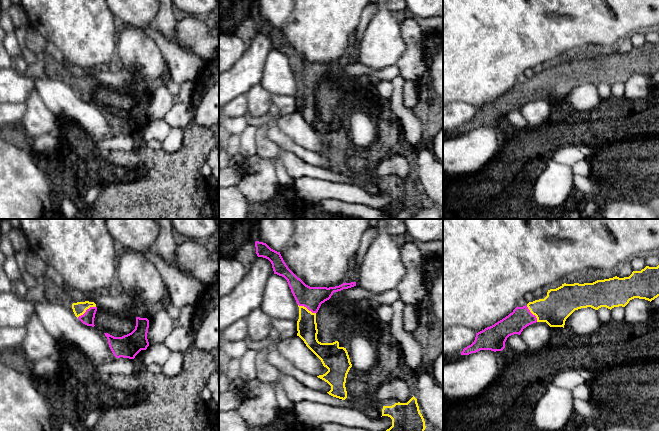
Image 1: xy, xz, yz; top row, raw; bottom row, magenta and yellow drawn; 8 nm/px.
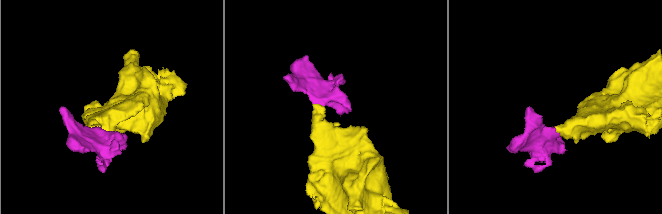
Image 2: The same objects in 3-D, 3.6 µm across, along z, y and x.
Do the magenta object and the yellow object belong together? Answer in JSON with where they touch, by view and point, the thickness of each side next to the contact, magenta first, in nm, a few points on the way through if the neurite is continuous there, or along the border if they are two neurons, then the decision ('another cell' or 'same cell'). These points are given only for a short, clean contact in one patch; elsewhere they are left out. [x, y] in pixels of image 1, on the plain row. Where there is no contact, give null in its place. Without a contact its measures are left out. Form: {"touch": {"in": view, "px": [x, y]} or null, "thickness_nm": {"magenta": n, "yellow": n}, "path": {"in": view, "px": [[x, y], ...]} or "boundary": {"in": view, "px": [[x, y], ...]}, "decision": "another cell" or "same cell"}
{"touch": {"in": "xy", "px": [86, 86]}, "thickness_nm": {"magenta": 100, "yellow": 110}, "path": {"in": "xy", "px": [[87, 94], [86, 86], [79, 84]]}, "decision": "same cell"}

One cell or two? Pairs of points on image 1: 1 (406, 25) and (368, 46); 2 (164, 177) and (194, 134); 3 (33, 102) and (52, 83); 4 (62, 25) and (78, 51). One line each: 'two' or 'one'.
1: two
2: one
3: two
4: one

